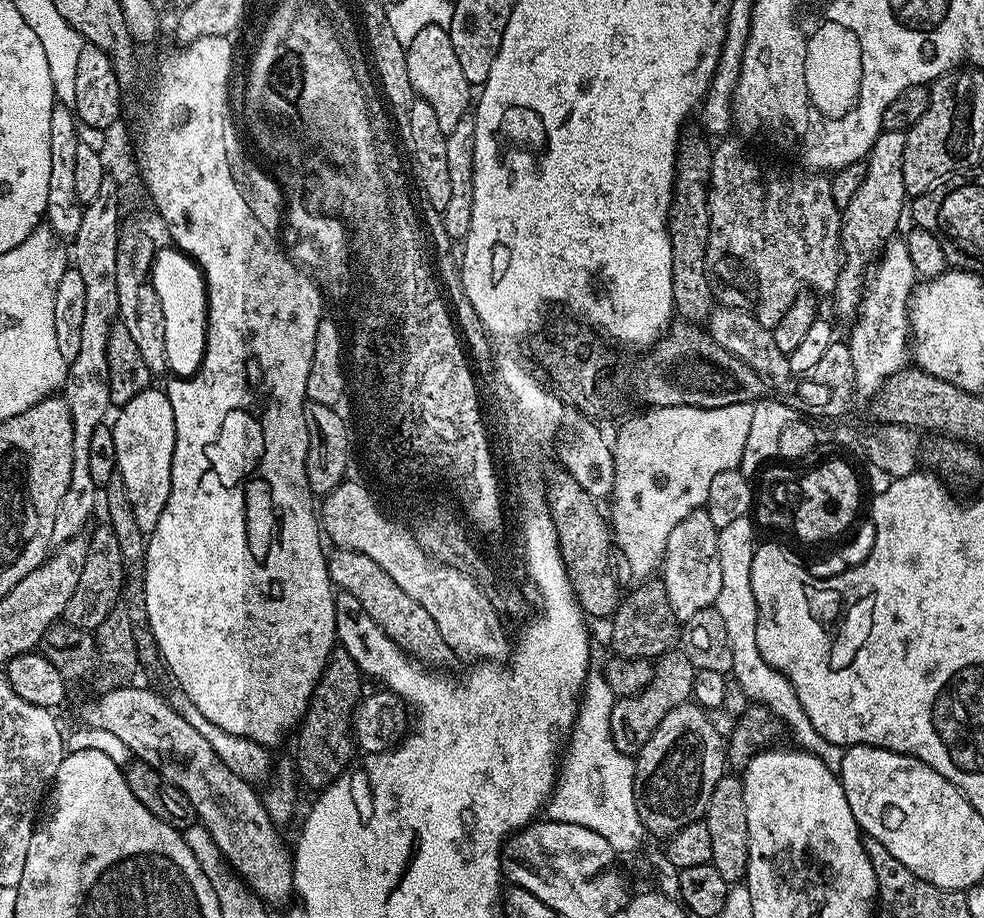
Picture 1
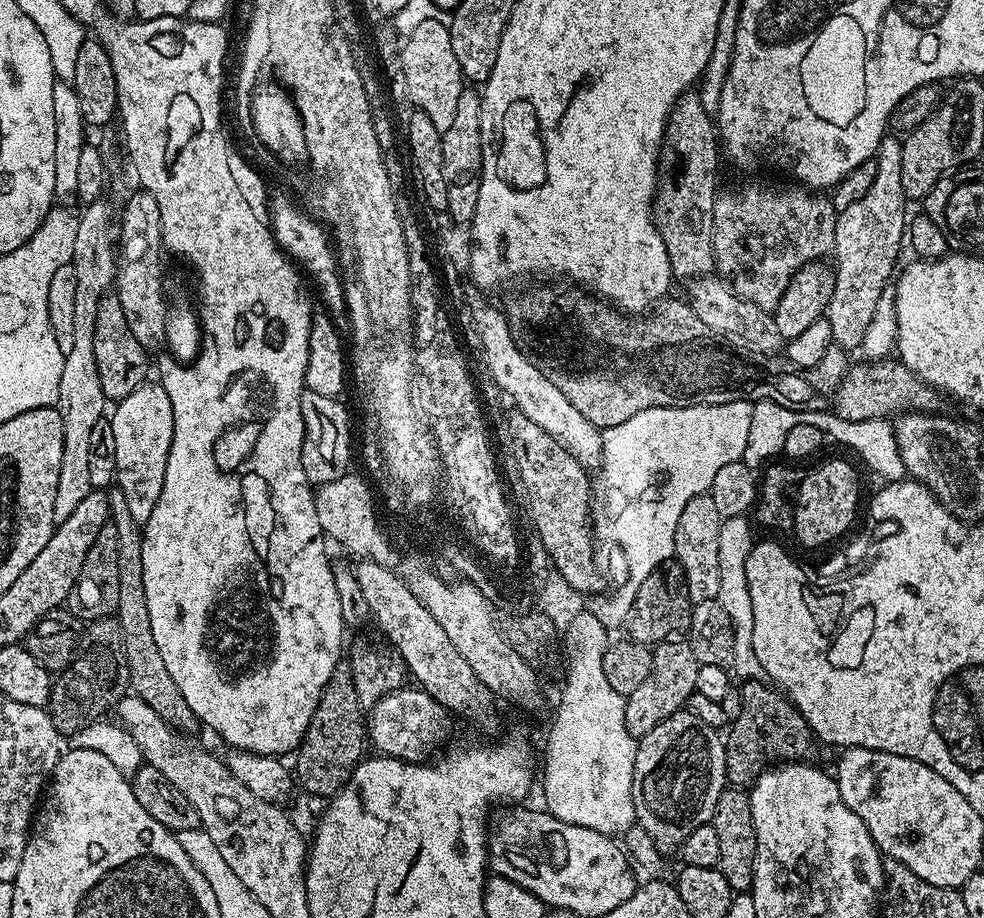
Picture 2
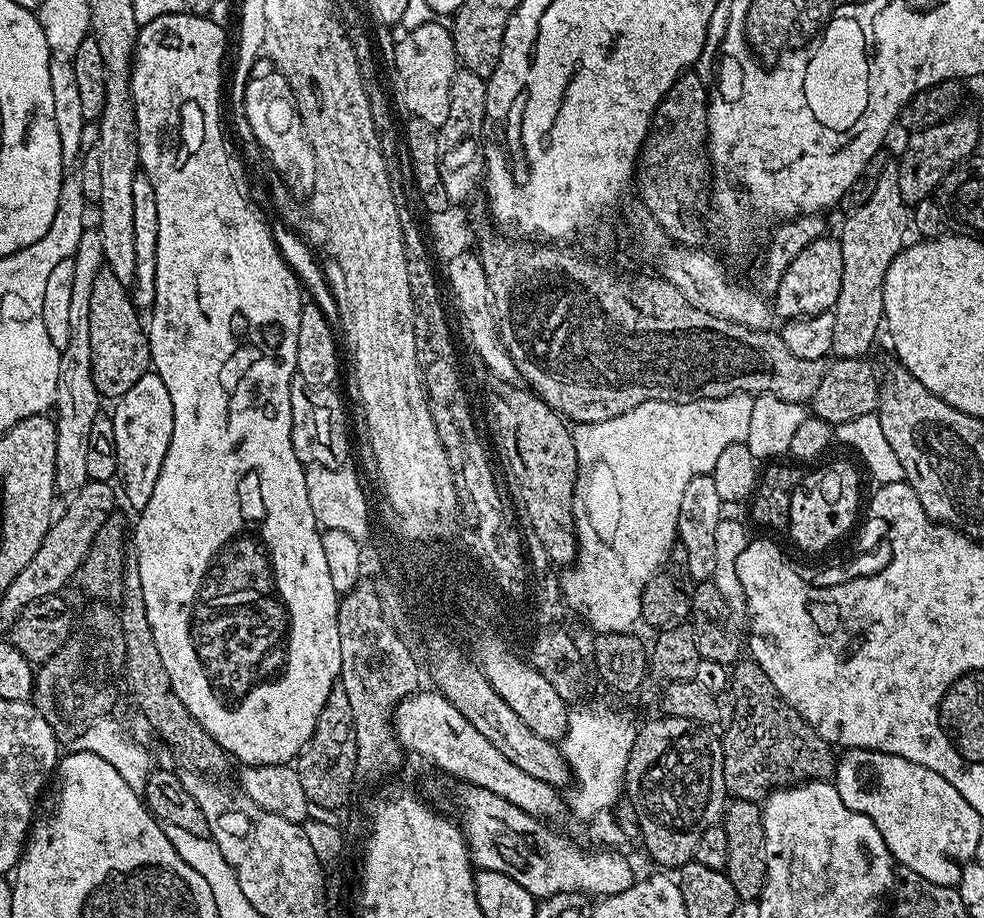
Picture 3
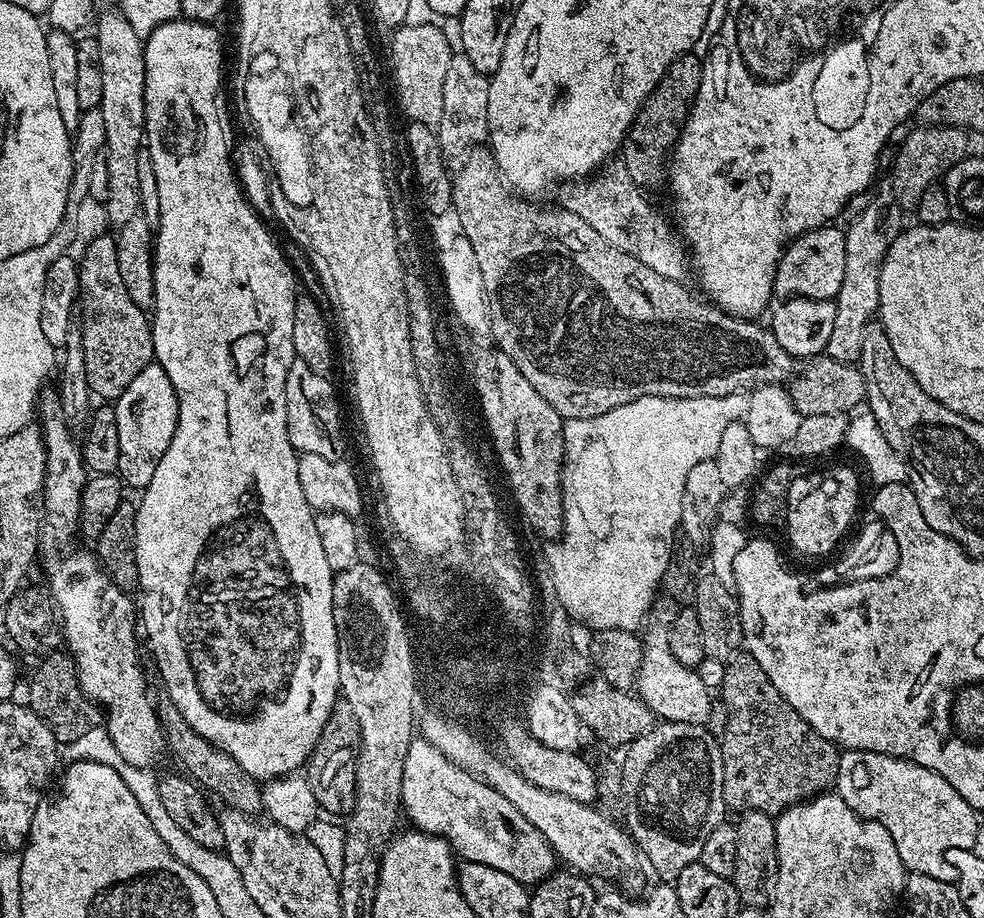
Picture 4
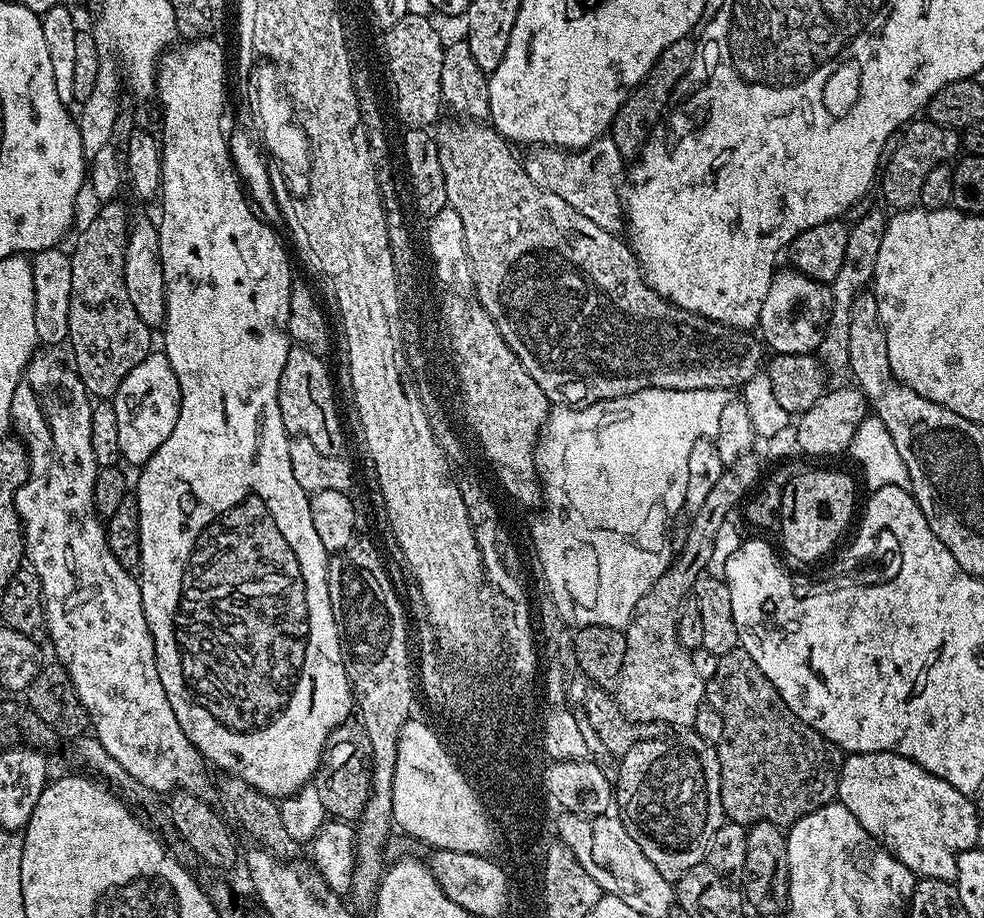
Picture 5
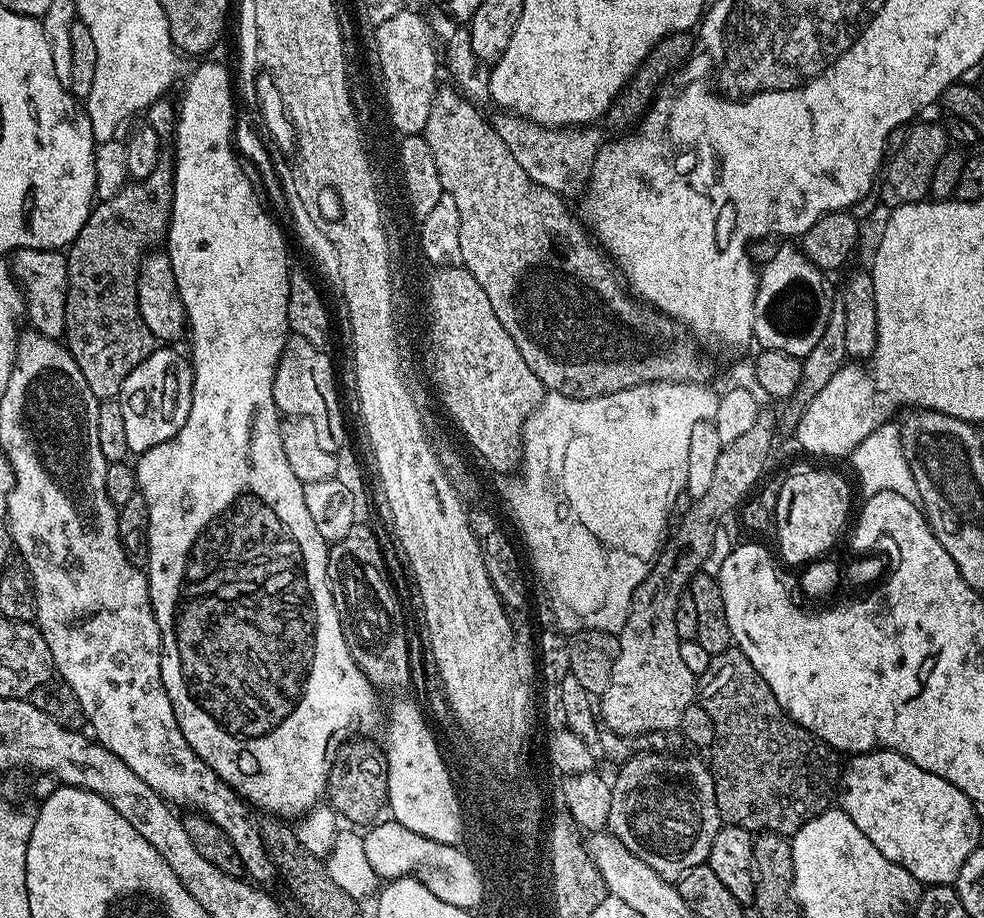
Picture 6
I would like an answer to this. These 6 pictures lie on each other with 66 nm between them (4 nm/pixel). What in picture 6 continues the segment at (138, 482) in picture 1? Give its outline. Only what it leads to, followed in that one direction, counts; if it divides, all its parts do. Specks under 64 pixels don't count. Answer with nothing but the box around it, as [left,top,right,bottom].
[119,346,192,454]

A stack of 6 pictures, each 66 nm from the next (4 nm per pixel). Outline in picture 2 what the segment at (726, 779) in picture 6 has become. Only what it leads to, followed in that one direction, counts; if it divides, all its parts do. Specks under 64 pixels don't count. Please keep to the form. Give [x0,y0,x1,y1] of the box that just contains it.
[724,678,814,786]

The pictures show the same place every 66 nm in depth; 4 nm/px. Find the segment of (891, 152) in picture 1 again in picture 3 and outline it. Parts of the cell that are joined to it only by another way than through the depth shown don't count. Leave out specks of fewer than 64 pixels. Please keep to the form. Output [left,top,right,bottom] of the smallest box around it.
[831,163,906,359]

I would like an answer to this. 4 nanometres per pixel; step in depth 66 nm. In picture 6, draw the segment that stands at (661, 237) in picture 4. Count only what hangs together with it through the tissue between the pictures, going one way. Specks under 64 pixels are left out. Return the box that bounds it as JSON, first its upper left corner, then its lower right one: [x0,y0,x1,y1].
[492,112,604,194]

